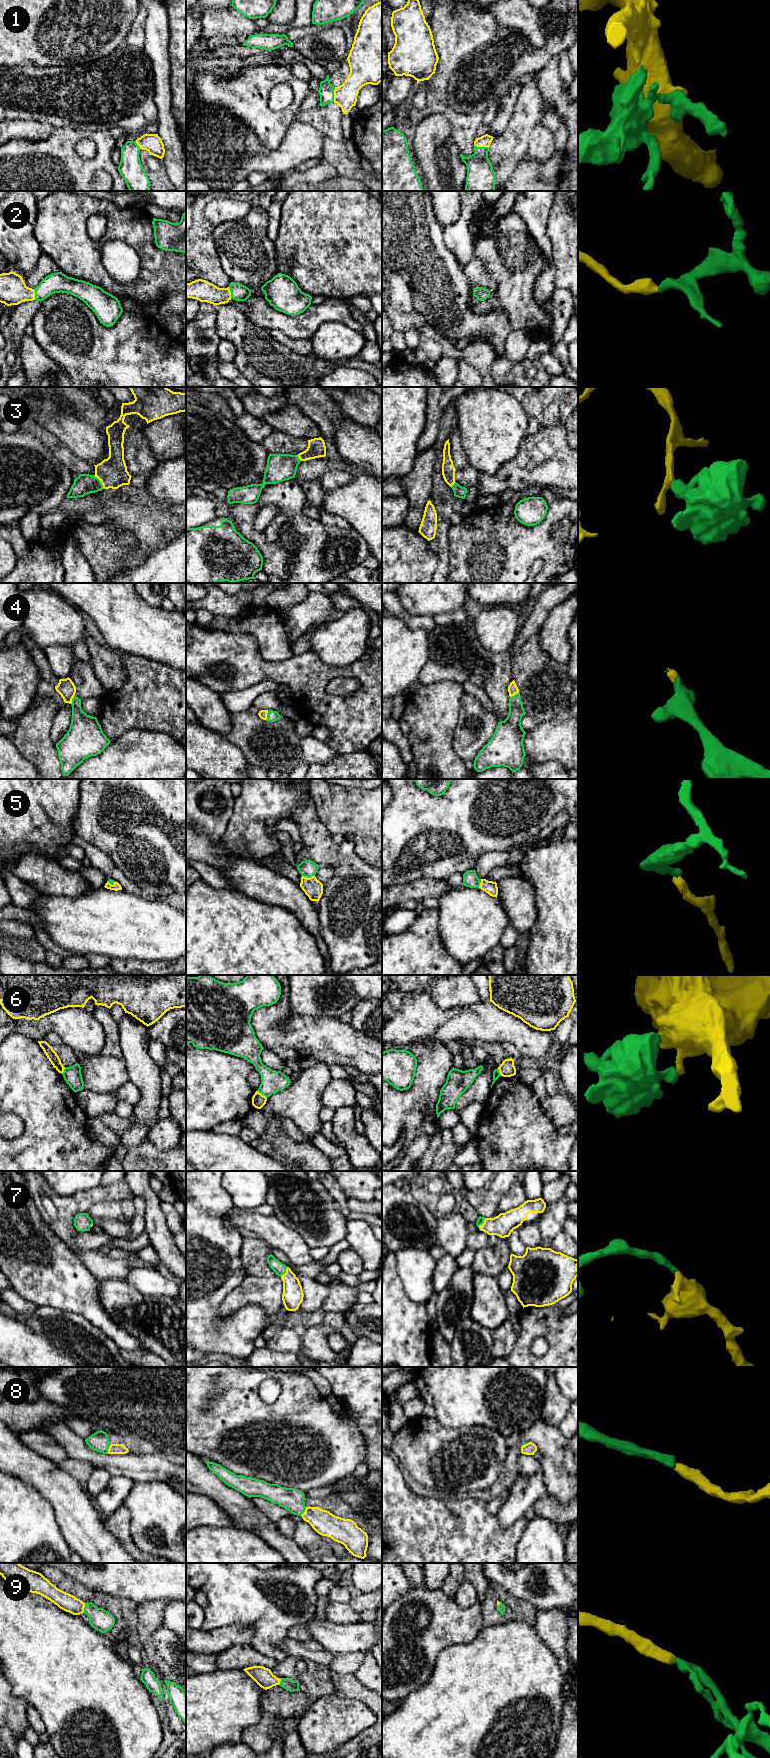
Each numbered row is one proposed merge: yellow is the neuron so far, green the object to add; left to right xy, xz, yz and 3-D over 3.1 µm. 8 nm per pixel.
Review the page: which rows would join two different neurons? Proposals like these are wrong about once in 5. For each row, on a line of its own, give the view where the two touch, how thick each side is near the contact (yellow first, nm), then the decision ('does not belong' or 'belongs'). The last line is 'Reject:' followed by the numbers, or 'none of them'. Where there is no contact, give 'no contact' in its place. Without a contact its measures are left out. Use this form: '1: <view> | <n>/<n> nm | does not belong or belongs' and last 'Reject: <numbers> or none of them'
1: xz | 190/130 nm | belongs
2: xz | 170/140 nm | belongs
3: xy | 240/170 nm | belongs
4: xz | 70/90 nm | belongs
5: xz | 150/140 nm | belongs
6: xz | 110/180 nm | does not belong
7: yz | 180/60 nm | belongs
8: xy | 80/160 nm | belongs
9: xy | 140/180 nm | belongs
Reject: 6

